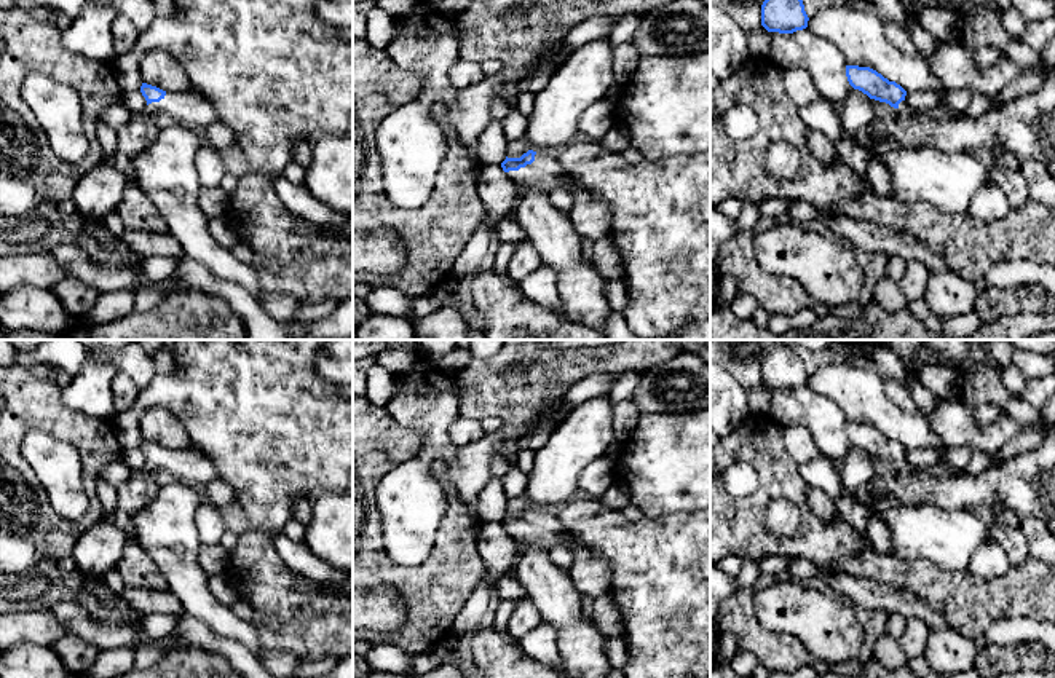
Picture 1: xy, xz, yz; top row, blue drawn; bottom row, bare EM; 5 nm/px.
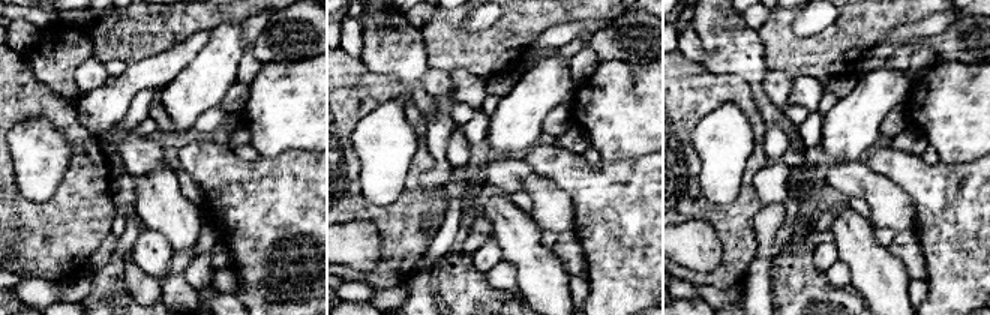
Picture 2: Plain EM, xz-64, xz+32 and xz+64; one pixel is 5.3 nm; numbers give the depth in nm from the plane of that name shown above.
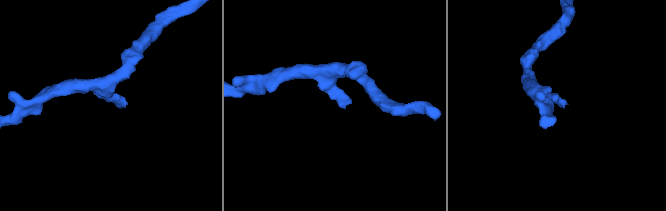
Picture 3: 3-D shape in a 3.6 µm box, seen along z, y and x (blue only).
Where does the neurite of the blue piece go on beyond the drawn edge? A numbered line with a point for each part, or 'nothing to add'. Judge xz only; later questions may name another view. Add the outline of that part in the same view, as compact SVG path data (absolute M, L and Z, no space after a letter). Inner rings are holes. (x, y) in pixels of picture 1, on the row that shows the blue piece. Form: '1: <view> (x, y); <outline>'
1: xz (591, 217); M536 152L535 161L509 171L506 175L519 187L533 187L552 193L563 182L573 195L573 207L568 212L579 236L599 239L611 233L611 212L603 196L583 187L568 175L552 153Z

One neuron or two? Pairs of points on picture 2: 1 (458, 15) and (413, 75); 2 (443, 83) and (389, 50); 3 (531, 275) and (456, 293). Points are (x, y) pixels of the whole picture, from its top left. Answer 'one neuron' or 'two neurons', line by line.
1: two neurons
2: two neurons
3: two neurons

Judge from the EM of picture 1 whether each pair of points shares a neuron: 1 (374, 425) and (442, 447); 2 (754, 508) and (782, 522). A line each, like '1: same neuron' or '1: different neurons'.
1: different neurons
2: different neurons

